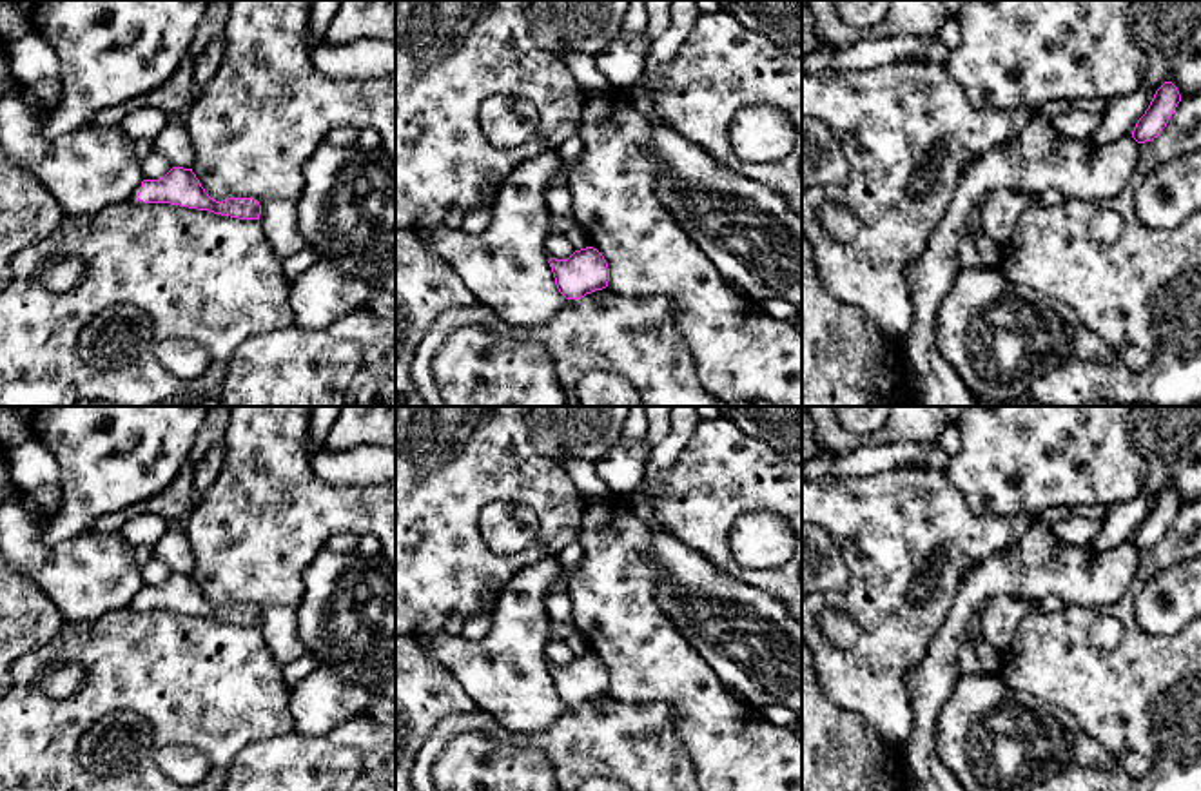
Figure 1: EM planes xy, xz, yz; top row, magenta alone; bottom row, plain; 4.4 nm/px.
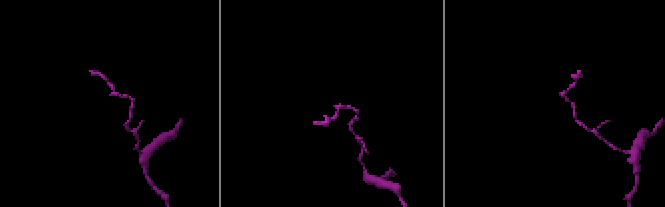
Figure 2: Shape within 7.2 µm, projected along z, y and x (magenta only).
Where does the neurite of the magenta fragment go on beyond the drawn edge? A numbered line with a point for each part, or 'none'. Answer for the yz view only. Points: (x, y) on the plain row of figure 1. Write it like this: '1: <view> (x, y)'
none

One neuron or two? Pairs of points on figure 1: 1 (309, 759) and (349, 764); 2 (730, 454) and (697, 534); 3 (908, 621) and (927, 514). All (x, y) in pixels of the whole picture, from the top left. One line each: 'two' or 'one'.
1: one
2: one
3: one

